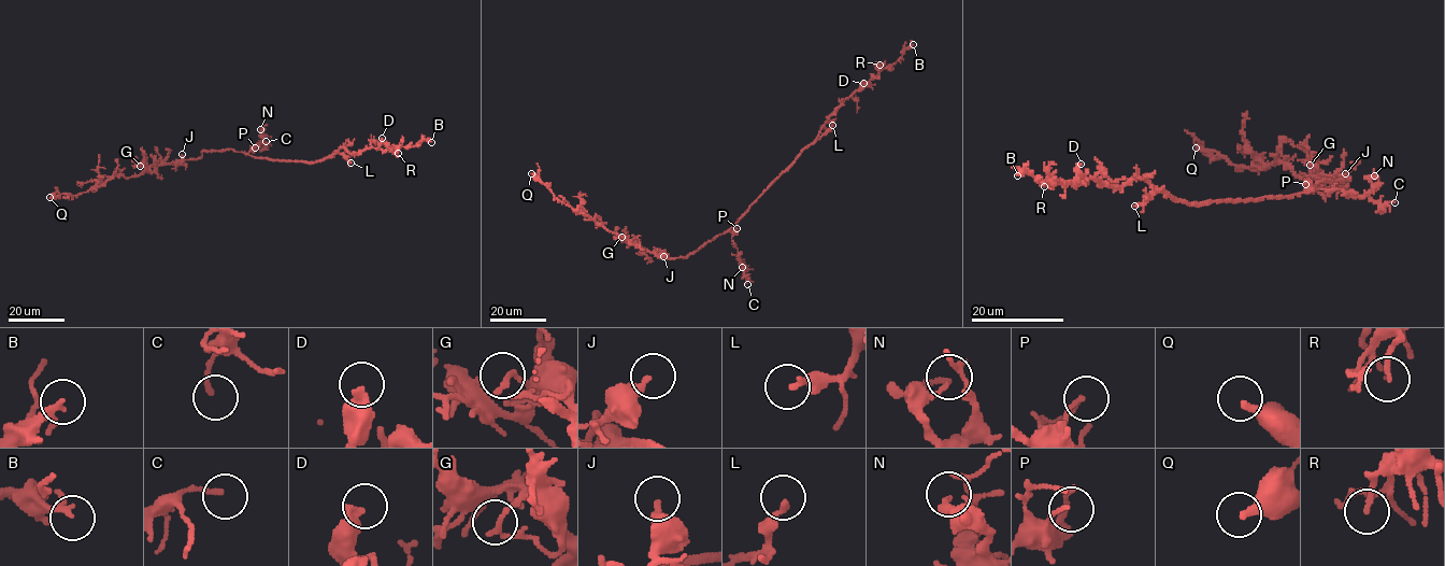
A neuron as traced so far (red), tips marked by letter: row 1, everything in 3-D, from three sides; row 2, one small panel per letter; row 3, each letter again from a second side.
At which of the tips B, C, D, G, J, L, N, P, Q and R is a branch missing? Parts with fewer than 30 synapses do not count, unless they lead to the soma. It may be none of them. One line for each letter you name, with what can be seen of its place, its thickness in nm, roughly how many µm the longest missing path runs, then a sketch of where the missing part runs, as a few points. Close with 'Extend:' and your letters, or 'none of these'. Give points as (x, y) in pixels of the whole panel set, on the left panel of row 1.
Q: at (49, 197); 300 nm thick; about 45 µm are missing; missing branch runs (49, 197), (44, 200), (32, 194)
Extend: Q

